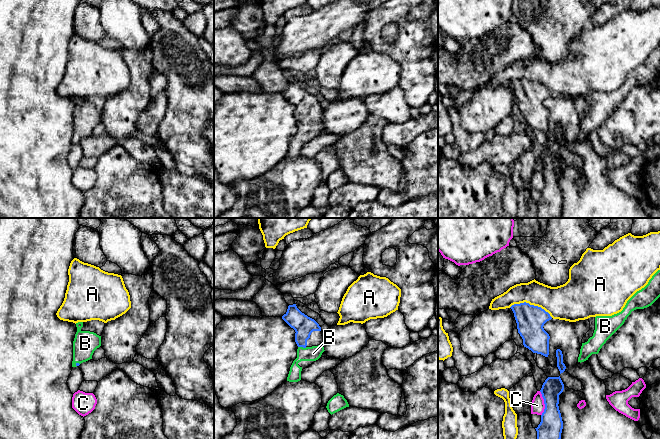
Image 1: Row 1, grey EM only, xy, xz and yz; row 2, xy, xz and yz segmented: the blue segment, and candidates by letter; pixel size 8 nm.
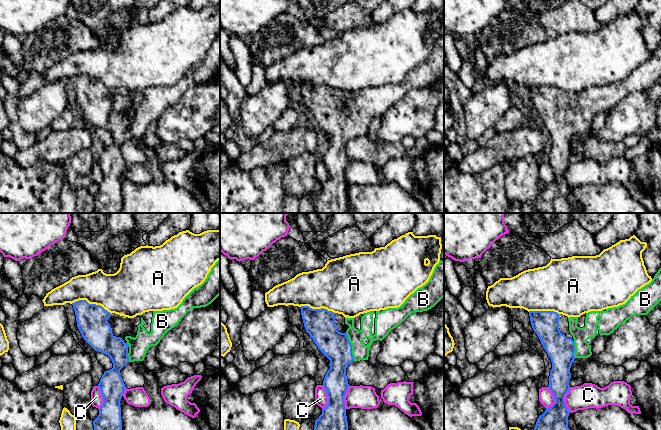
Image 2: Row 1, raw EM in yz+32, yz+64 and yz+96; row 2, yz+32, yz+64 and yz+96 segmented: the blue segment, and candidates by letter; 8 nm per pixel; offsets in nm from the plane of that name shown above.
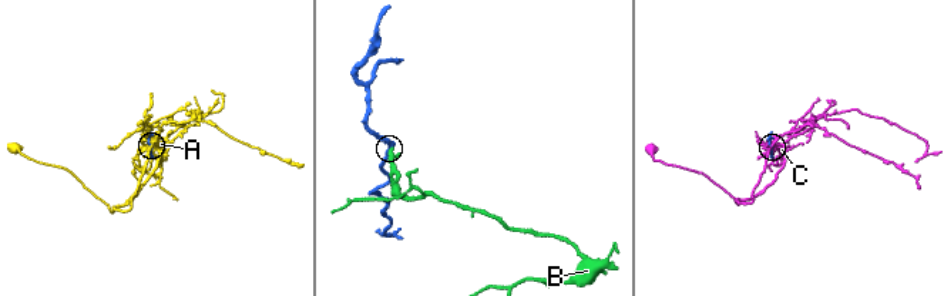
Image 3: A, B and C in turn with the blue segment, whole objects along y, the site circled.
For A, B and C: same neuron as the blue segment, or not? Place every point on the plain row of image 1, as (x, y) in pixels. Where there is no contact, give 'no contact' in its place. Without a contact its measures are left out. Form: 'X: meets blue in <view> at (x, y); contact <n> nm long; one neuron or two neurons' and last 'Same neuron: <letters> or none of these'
A: meets blue in yz at (531, 81); contact 360 nm long; two neurons
B: meets blue in xz at (302, 122); contact 70 nm long; one neuron
C: meets blue in yz at (544, 179); contact 200 nm long; two neurons
Same neuron: B

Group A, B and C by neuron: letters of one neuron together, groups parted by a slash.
A / B / C

